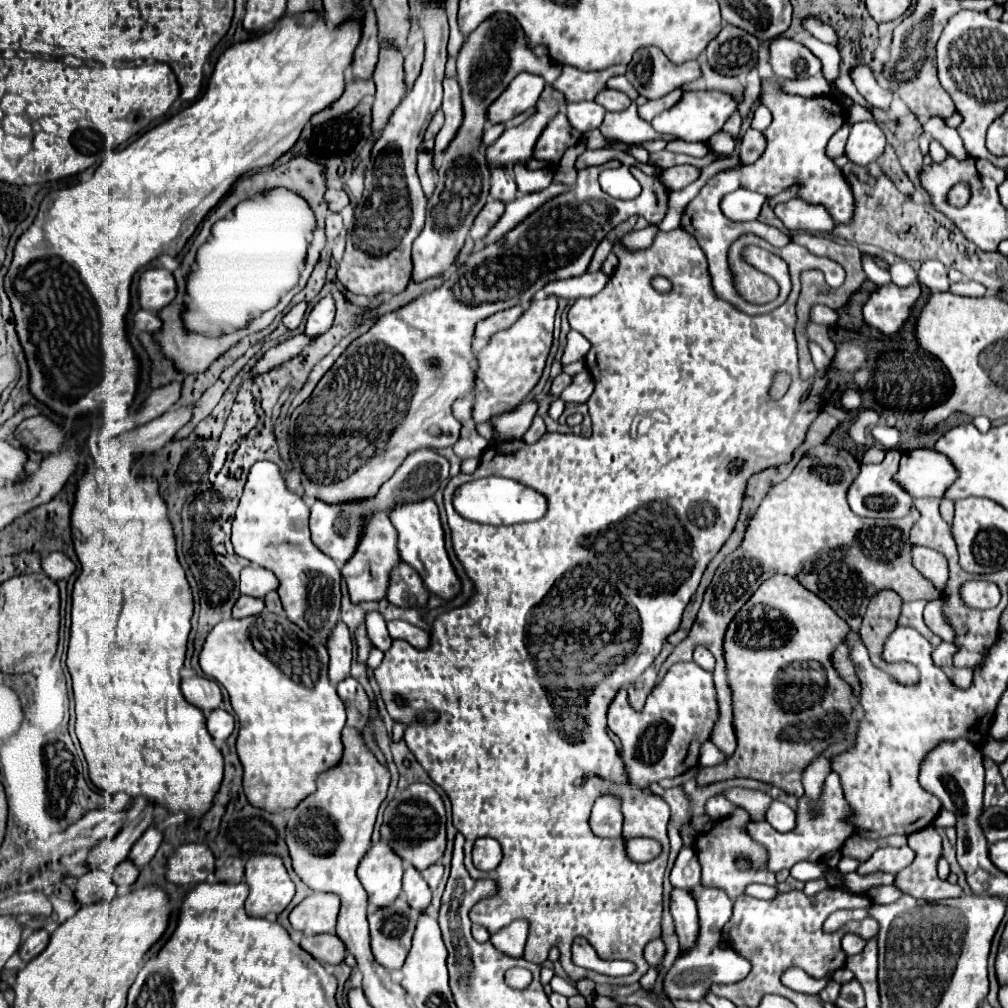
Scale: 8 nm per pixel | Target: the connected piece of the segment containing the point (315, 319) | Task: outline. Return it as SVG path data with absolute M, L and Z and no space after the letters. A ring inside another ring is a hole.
M326 296L322 298L310 312L308 316L308 322L306 322L306 328L304 328L304 334L310 338L310 340L316 340L318 336L326 334L334 322L334 300L332 296Z

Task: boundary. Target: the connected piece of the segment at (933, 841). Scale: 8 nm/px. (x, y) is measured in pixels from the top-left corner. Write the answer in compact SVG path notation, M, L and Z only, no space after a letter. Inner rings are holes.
M934 826L908 836L908 846L916 852L914 862L898 874L898 888L920 900L942 900L962 896L962 888L944 882L936 874L942 856L942 836Z

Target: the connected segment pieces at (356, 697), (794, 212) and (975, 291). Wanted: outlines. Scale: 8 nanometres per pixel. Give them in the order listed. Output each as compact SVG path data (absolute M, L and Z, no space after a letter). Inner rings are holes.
M348 676L338 684L338 696L346 706L348 726L362 730L368 722L368 710L370 710L370 698L364 692L362 684L352 676Z
M792 198L788 202L776 204L774 214L784 222L788 230L808 230L808 232L822 232L828 234L836 228L830 212L822 204L808 204L806 200Z
M958 282L958 284L952 284L950 290L954 294L960 294L960 296L984 296L986 294L986 288L980 284L980 282Z

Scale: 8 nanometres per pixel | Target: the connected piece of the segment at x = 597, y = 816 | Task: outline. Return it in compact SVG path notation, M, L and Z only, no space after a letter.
M606 794L600 796L592 810L592 832L606 838L620 836L622 830L622 814L620 814L620 800Z

